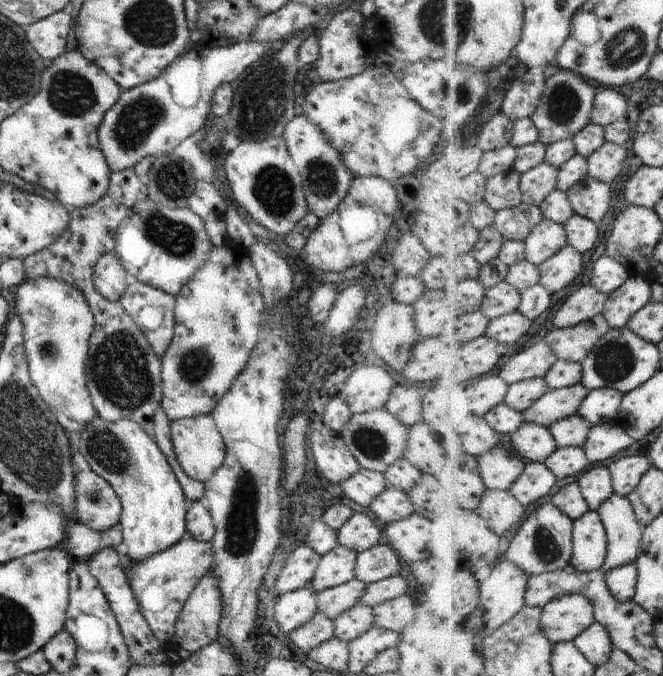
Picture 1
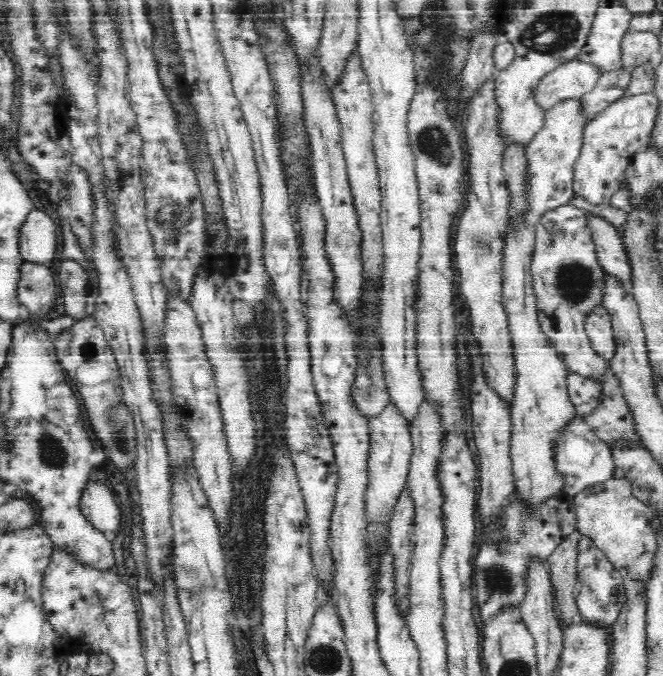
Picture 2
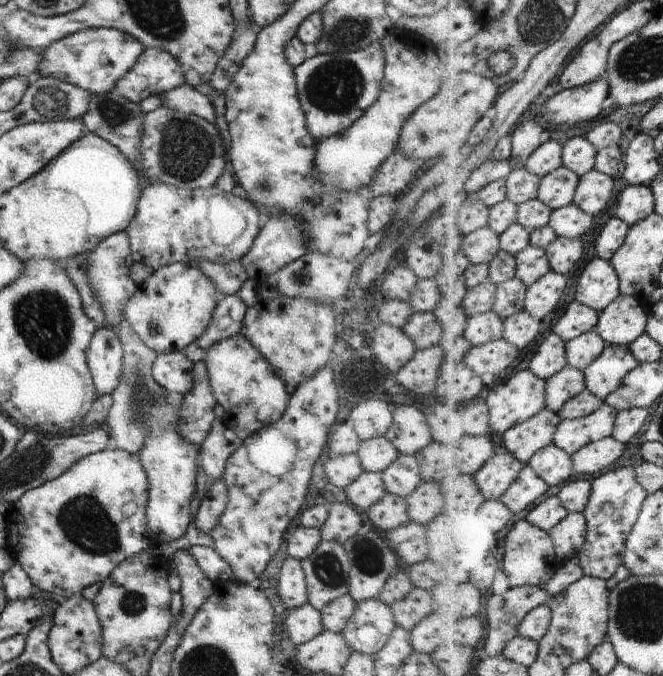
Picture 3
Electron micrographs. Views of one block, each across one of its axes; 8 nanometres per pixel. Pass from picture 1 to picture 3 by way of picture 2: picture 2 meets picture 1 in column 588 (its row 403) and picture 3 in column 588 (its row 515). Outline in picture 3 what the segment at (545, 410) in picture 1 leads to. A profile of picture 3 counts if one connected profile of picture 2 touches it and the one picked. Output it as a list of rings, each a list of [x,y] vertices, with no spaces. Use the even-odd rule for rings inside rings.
[[[609,345],[604,354],[588,367],[587,390],[605,401],[623,386],[624,379],[640,366],[632,347]]]

